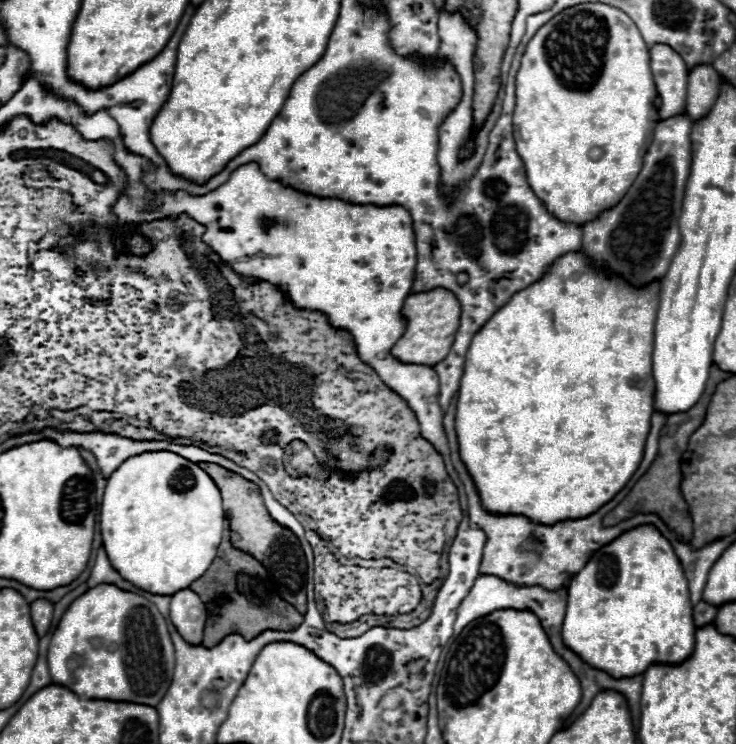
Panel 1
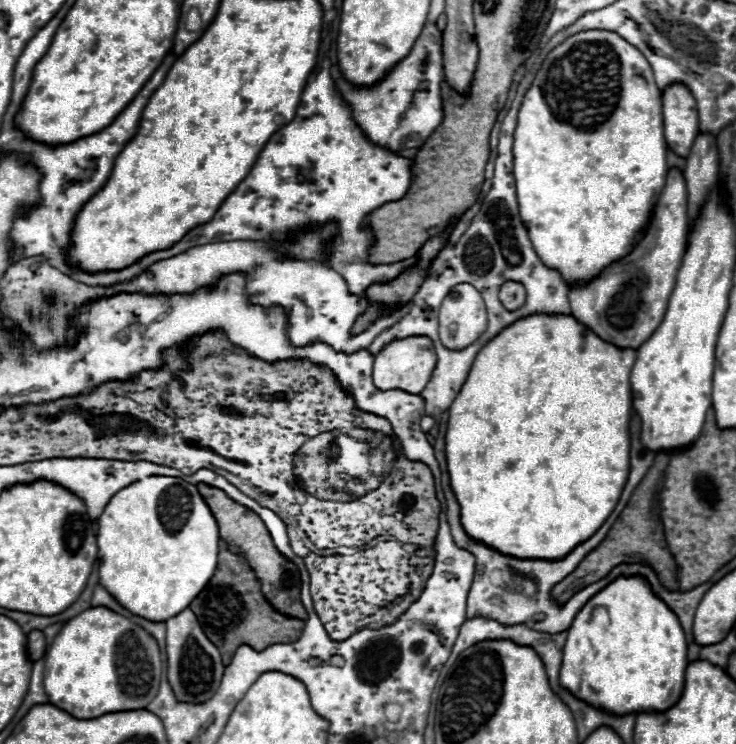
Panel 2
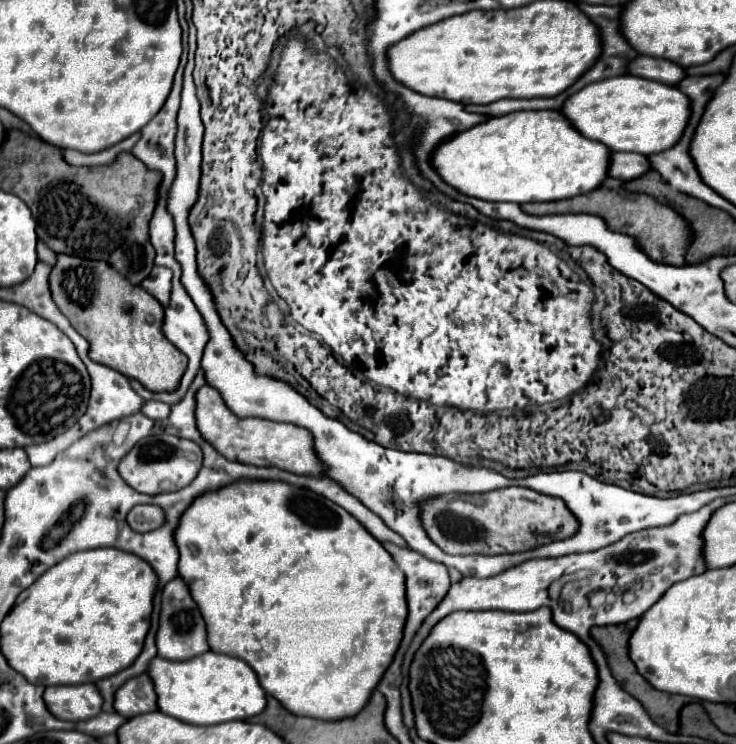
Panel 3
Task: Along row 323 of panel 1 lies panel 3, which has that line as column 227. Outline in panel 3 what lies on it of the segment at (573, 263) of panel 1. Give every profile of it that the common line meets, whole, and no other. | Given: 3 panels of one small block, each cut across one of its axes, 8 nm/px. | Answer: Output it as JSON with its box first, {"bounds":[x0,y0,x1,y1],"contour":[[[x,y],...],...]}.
{"bounds":[176,480,408,720],"contour":[[[242,480],[242,484],[234,484],[234,488],[222,488],[222,492],[216,492],[214,496],[202,496],[202,500],[194,500],[190,512],[182,516],[182,524],[176,532],[176,544],[180,550],[178,572],[188,584],[206,620],[208,644],[212,652],[244,660],[256,672],[264,692],[274,696],[288,712],[296,716],[308,716],[318,720],[344,720],[356,716],[368,704],[372,692],[392,664],[404,636],[404,626],[408,618],[406,584],[404,574],[386,552],[386,548],[378,544],[378,540],[374,540],[374,536],[370,536],[370,532],[366,532],[366,528],[362,528],[362,524],[358,524],[358,520],[354,520],[344,508],[326,500],[324,496],[290,484]]]}

